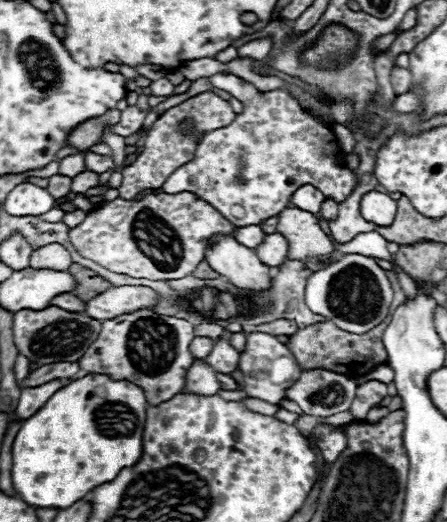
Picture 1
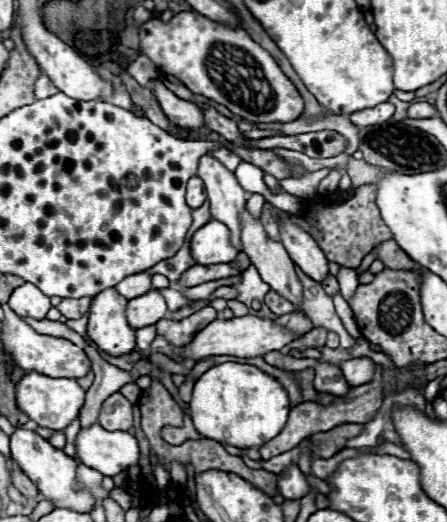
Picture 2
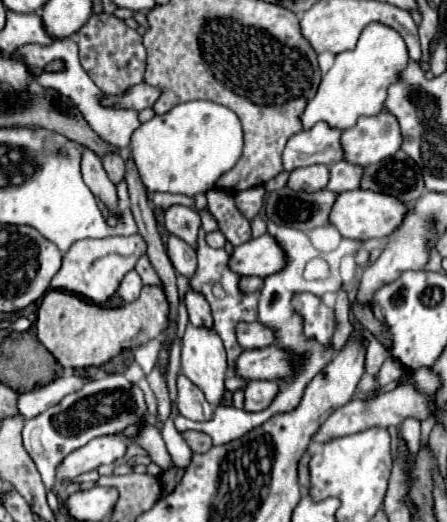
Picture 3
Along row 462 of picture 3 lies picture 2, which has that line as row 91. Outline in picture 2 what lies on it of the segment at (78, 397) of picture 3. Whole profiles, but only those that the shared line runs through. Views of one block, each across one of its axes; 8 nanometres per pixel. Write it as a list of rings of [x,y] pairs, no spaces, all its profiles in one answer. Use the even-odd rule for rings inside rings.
[[[40,74],[40,78],[36,80],[36,84],[34,84],[34,94],[36,94],[36,98],[44,98],[44,96],[52,96],[52,94],[56,94],[58,90],[56,90],[56,86],[50,82],[50,78],[46,76],[46,74]],[[156,82],[154,84],[156,90],[156,98],[164,110],[164,114],[170,118],[172,124],[182,126],[182,128],[206,128],[206,120],[204,120],[204,110],[188,100],[178,98],[174,92],[170,92],[164,84]]]

